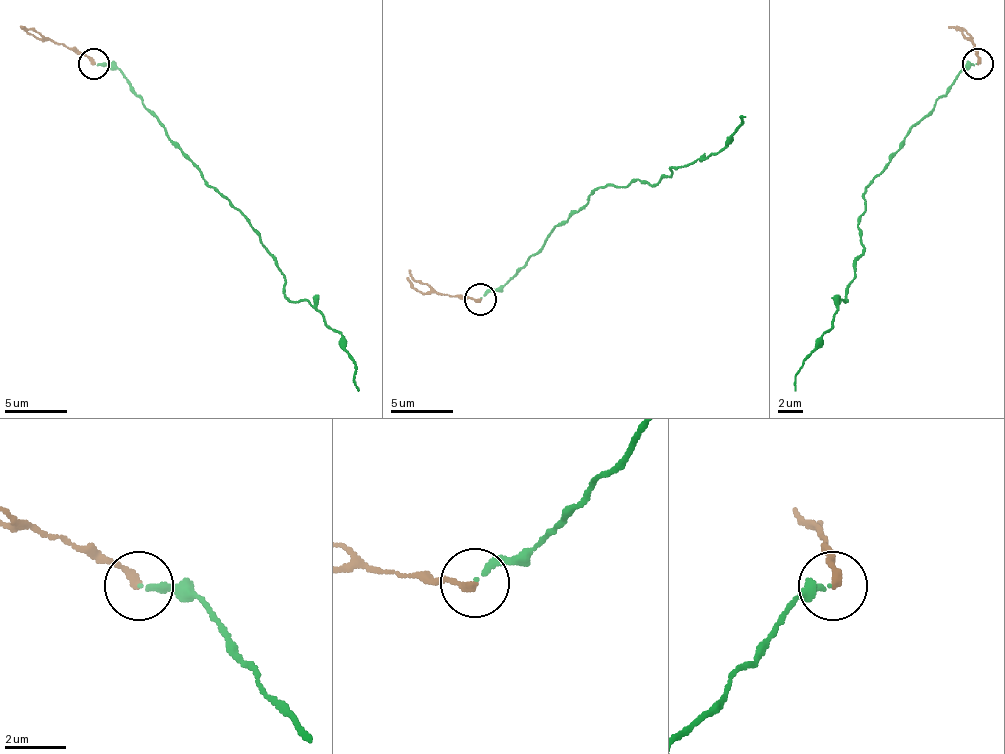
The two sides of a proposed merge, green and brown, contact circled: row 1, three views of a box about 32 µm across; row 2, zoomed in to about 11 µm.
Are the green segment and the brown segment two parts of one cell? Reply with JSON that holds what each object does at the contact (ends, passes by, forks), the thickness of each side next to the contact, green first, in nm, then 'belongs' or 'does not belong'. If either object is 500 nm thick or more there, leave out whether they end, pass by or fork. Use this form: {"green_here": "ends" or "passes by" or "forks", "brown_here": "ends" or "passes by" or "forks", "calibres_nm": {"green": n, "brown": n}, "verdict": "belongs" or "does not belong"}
{"green_here": "ends", "brown_here": "ends", "calibres_nm": {"green": 170, "brown": 260}, "verdict": "does not belong"}

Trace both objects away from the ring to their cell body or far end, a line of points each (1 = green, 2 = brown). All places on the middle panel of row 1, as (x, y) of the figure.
1: (479, 297), (498, 290), (557, 225), (601, 187), (638, 181), (654, 184), (676, 169), (723, 150), (744, 116)
2: (479, 300), (439, 293), (408, 269)

